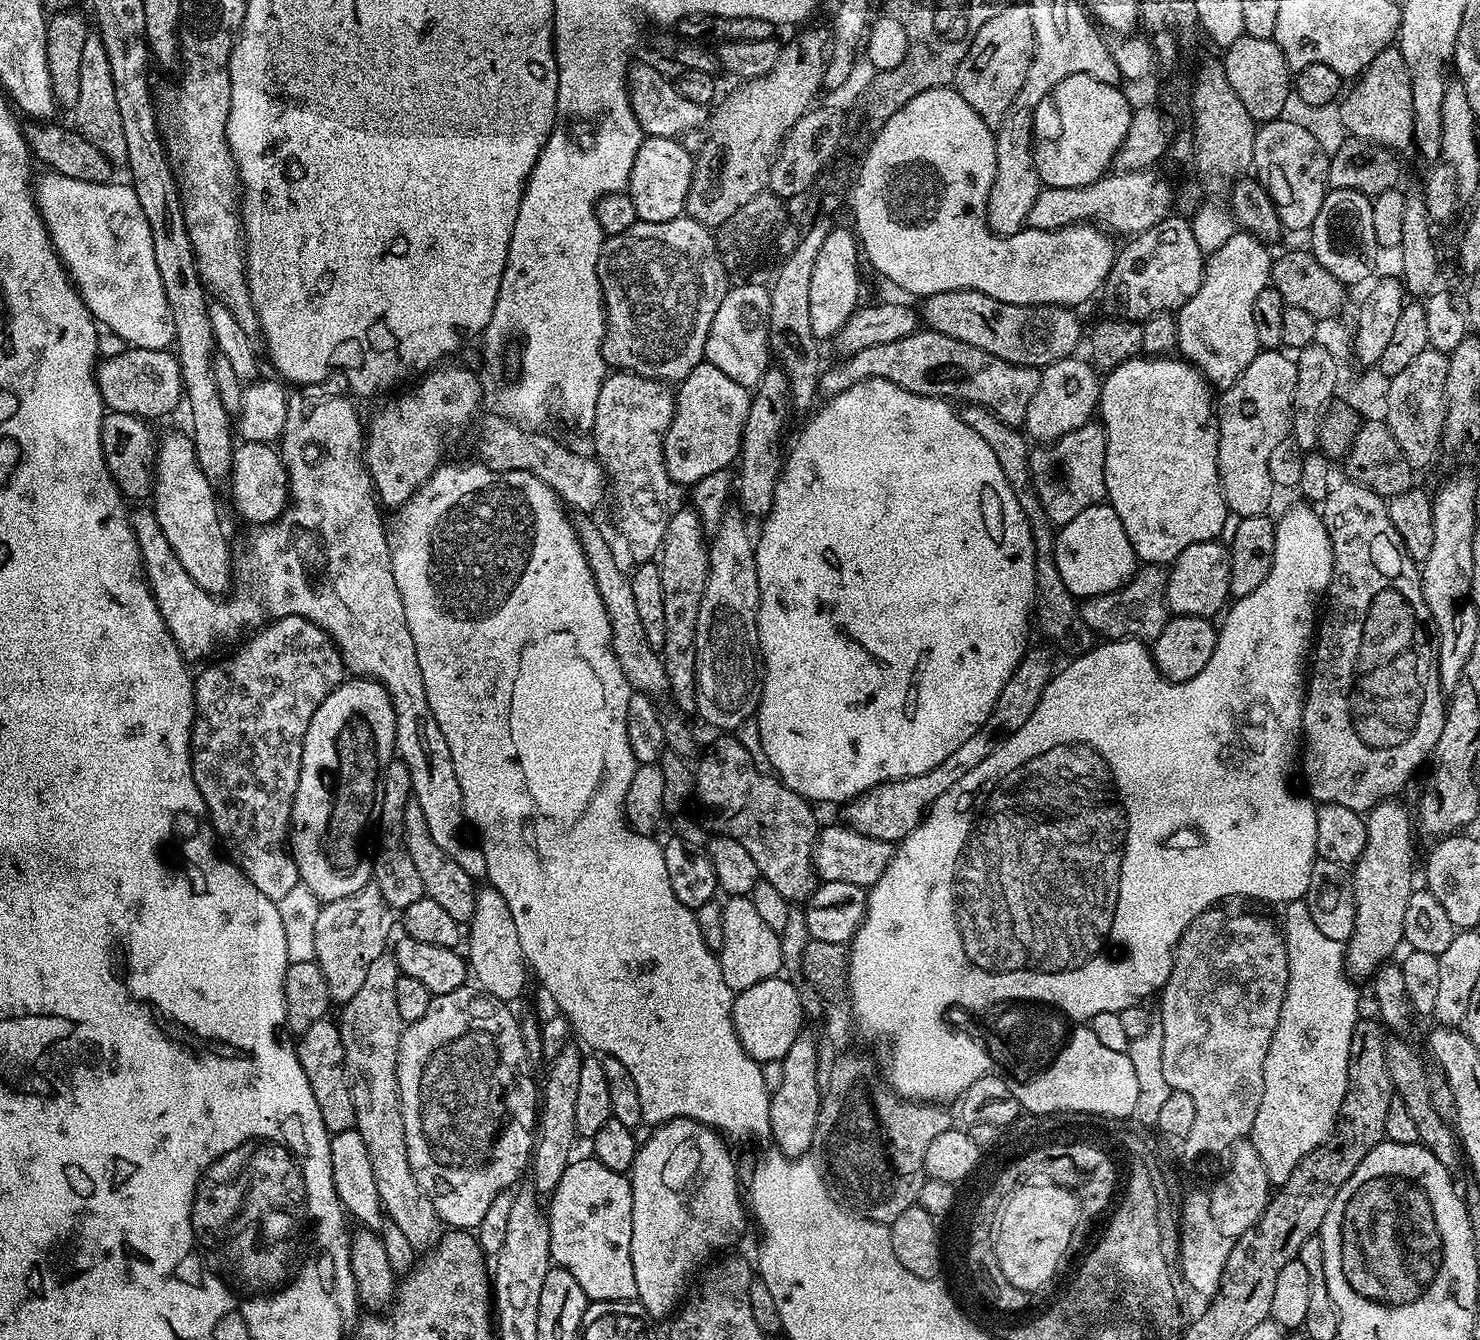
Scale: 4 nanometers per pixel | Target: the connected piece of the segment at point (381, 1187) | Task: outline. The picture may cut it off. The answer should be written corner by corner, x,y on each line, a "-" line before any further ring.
386,950
378,958
374,958
374,962
370,962
370,967
366,969
366,978
362,981
358,994
354,994
354,998
342,1005
341,1012
344,1013
338,1016
338,1023
344,1047
344,1075
348,1078
350,1098
354,1102
355,1129
358,1134
362,1134
362,1142
366,1142
366,1151
370,1154
380,1205
384,1208
385,1217
402,1230
404,1237
407,1237
407,1241
412,1243
416,1250
428,1250
442,1235
442,1221
432,1203
420,1191
410,1170
410,1158
406,1154
406,1130
402,1126
402,1106
396,1073
400,1033
406,1027
398,1014
394,991
401,974
396,957
391,951

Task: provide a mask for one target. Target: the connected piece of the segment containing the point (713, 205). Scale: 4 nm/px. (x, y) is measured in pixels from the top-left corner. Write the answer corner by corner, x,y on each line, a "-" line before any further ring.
812,32
798,33
796,40
790,41
788,45
785,43
781,47
778,62
770,71
753,80
737,83
735,85
737,88
724,101
721,99
711,109
704,145
694,156
692,181
686,198
687,215
698,223
705,224
709,230
716,230
719,224
727,225
740,208
746,206
746,202
750,202
768,188
768,174
780,154
780,147
788,131
817,103
816,95
824,88
829,44
827,35
815,36

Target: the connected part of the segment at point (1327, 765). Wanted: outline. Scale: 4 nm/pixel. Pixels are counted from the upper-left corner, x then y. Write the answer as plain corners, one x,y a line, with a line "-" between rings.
1343,482
1344,484
1333,483
1329,490
1328,497
1325,498
1322,503
1322,515
1324,517
1324,525
1328,531
1328,537
1330,538
1330,546
1332,547
1332,581
1328,584
1328,591
1326,593
1326,605
1328,609
1323,609
1322,619
1318,624
1318,635
1314,640
1314,655
1312,658
1312,681
1307,681
1306,684
1306,699
1304,700
1303,710
1303,726
1302,731
1302,772
1304,768
1304,776
1308,782
1308,789
1306,789
1307,795
1311,797
1313,801
1320,804
1337,804
1338,806
1346,806
1346,810
1354,810
1361,814
1367,814
1367,812
1373,808
1374,805
1381,803
1389,798
1395,797
1395,792
1400,792
1408,784
1408,779
1419,770
1420,767
1425,767
1426,761
1431,757
1432,751
1436,749
1436,744
1442,738
1442,728
1444,726
1444,717
1446,715
1446,696
1440,687
1440,674
1438,672
1438,654
1440,653
1440,646
1438,643
1438,637
1435,627
1432,623
1432,615
1430,610
1426,606
1426,598
1422,594
1422,586
1420,585
1420,568
1417,561
1413,560
1408,555
1408,550
1403,538
1398,534
1398,530
1394,530
1394,522
1390,522
1390,514
1388,513
1388,506
1385,497
1380,496
1374,490
1370,490
1366,486
1357,484
1355,482

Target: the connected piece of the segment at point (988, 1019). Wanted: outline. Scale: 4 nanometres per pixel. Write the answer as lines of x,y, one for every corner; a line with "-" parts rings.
1008,1000
1004,1004
994,1004
983,1013
984,1037
988,1053
993,1061
1005,1068
1009,1077
1031,1078
1043,1072
1059,1054
1064,1041
1070,1035
1070,1024
1061,1013
1051,1006
1023,1000

